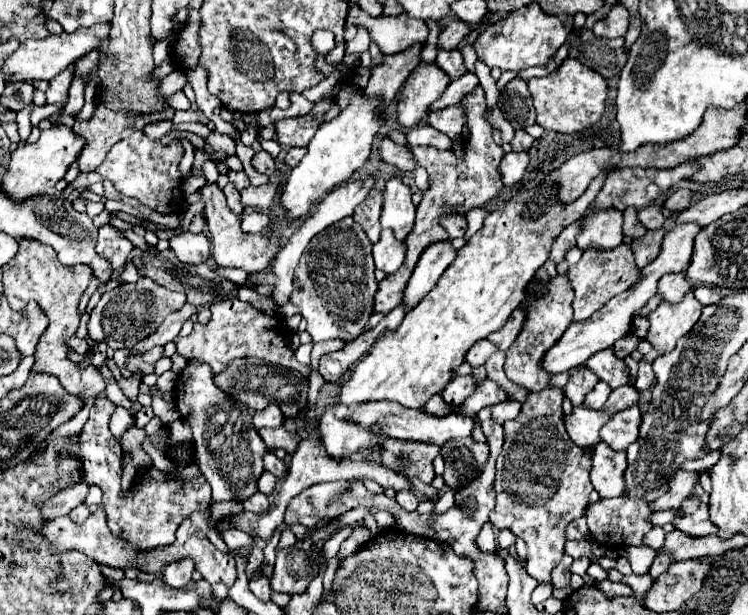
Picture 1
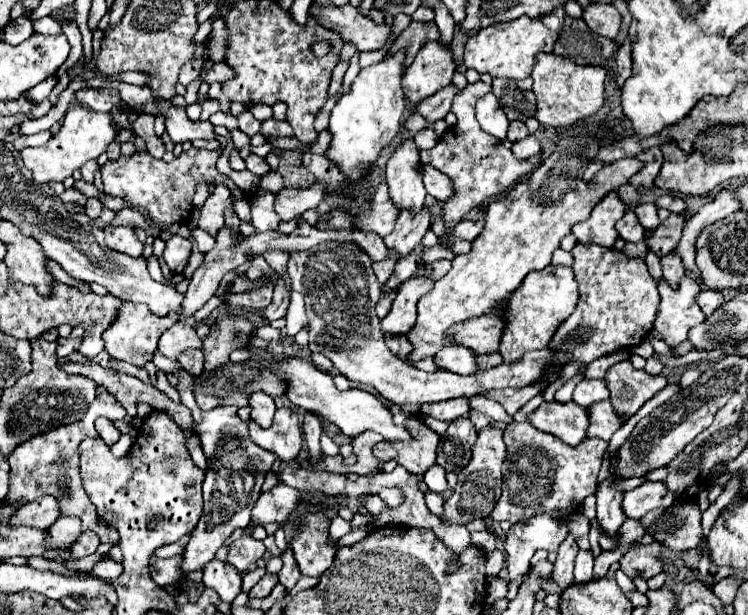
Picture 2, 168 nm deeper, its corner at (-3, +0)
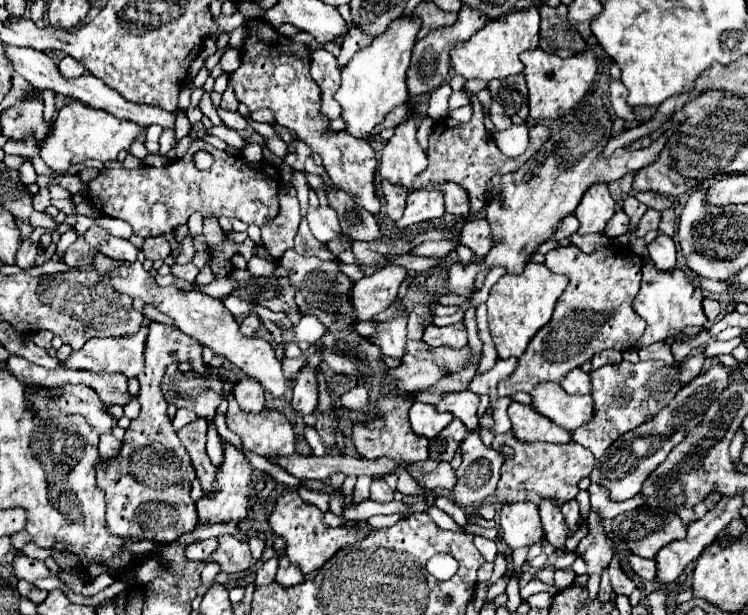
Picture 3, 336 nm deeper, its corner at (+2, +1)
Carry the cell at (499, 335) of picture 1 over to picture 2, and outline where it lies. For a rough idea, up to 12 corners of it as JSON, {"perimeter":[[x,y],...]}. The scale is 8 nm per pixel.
{"perimeter":[[498,315],[454,327],[458,345],[496,353],[504,327]]}

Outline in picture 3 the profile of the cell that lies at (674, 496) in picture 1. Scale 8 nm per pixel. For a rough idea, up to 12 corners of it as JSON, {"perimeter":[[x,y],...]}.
{"perimeter":[[589,486],[591,510],[615,518],[643,504],[639,494],[625,502],[609,502],[605,490]]}

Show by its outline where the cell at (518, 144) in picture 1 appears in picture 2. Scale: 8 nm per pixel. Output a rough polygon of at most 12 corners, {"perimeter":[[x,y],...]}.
{"perimeter":[[522,121],[510,123],[508,139],[512,143],[528,137]]}

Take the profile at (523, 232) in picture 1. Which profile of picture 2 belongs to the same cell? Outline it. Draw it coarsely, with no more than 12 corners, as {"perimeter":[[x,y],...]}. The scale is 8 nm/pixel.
{"perimeter":[[564,137],[502,199],[418,301],[404,363],[454,345],[448,329],[504,313],[574,223],[640,171],[582,181],[598,143]]}

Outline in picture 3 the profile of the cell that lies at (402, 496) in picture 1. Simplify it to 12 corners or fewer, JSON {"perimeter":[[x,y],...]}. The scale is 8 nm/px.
{"perimeter":[[373,480],[371,498],[391,502],[393,490],[385,480]]}

